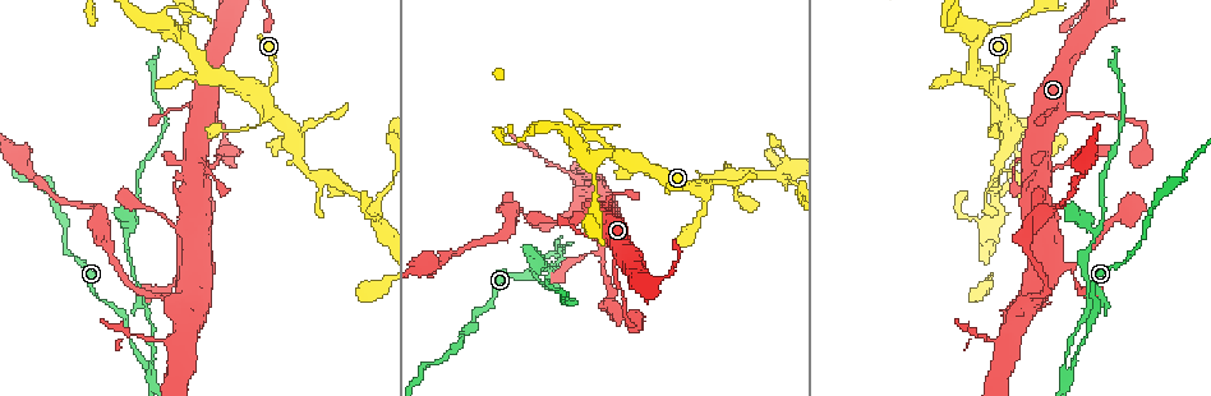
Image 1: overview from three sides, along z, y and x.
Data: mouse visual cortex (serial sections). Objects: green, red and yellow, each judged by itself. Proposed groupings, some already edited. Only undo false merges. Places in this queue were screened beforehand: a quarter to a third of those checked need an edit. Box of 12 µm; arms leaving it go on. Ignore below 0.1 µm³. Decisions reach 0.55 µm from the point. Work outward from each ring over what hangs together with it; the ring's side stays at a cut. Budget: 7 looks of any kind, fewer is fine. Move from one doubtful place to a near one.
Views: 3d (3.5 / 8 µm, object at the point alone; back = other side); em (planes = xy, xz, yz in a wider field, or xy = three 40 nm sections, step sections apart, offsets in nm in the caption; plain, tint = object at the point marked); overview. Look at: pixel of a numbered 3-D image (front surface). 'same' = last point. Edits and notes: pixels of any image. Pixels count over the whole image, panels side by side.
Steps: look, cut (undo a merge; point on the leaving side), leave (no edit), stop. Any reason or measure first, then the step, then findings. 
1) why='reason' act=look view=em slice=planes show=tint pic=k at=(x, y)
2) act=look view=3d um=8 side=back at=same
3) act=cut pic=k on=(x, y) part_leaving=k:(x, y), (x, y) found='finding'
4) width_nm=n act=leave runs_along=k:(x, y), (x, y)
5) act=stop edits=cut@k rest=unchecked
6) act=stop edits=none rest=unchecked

why='narrows sharply' act=look view=3d um=8 pic=1 at=(309, 178)

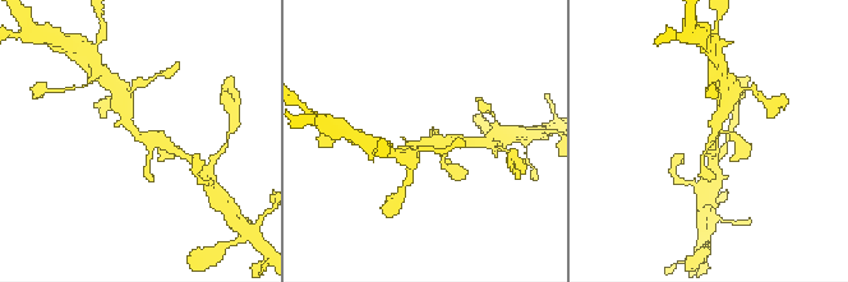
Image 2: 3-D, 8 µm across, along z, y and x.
act=look view=3d um=3.5 pic=2 at=(425, 144)

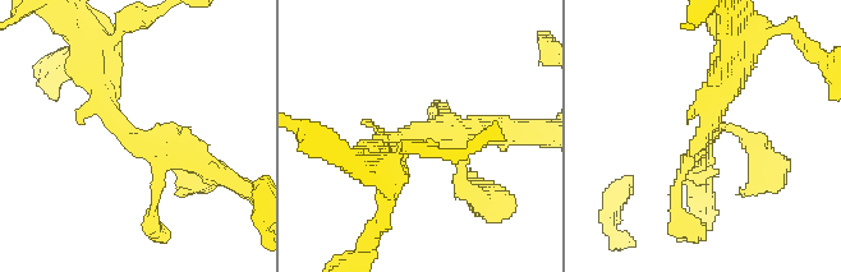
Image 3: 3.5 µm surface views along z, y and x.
act=look view=em slice=xy step=5 show=tint pic=3 at=(421, 132)

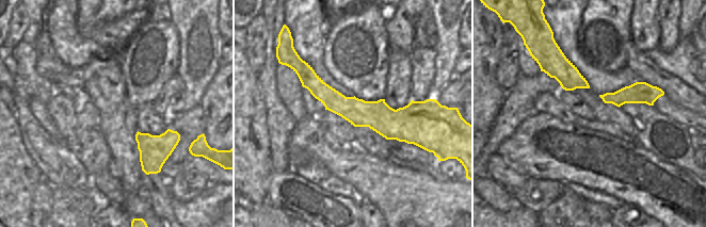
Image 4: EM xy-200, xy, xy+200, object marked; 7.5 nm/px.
act=leave runs_along=4:(298, 69), (359, 113), (423, 103) found='all the same cell'

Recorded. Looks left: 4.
why='thick turns thin' act=look view=3d um=3.5 pic=1 at=(157, 25)

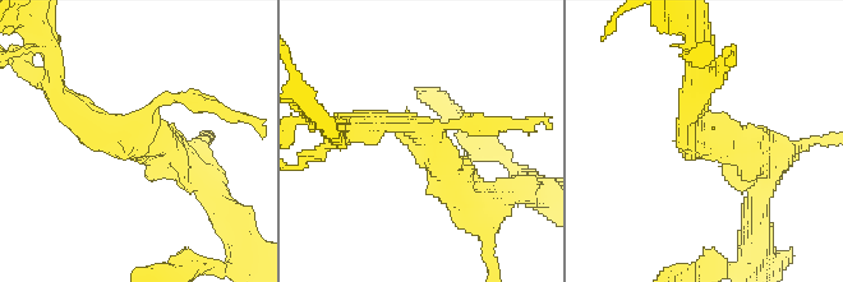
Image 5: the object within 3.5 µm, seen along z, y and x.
act=look view=em slice=xy step=1 show=tint pic=5 at=(131, 139)

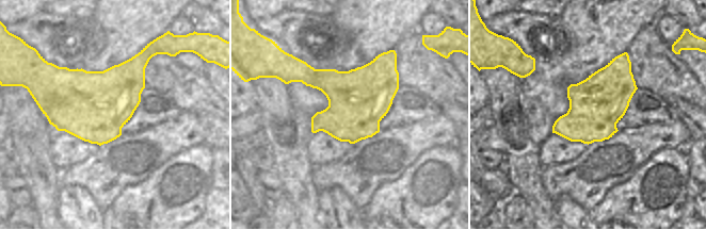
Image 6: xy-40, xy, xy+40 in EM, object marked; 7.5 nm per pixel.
why='cut it another way' act=look view=em slice=planes show=tint at=same

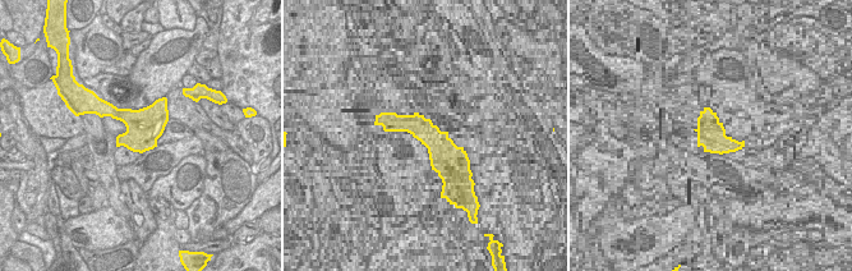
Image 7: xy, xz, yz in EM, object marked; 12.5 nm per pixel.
act=leave runs_along=5:(461, 193), (410, 124), (348, 128) found='continuous, no second cell'

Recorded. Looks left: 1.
act=stop edits=none rest=unchecked

